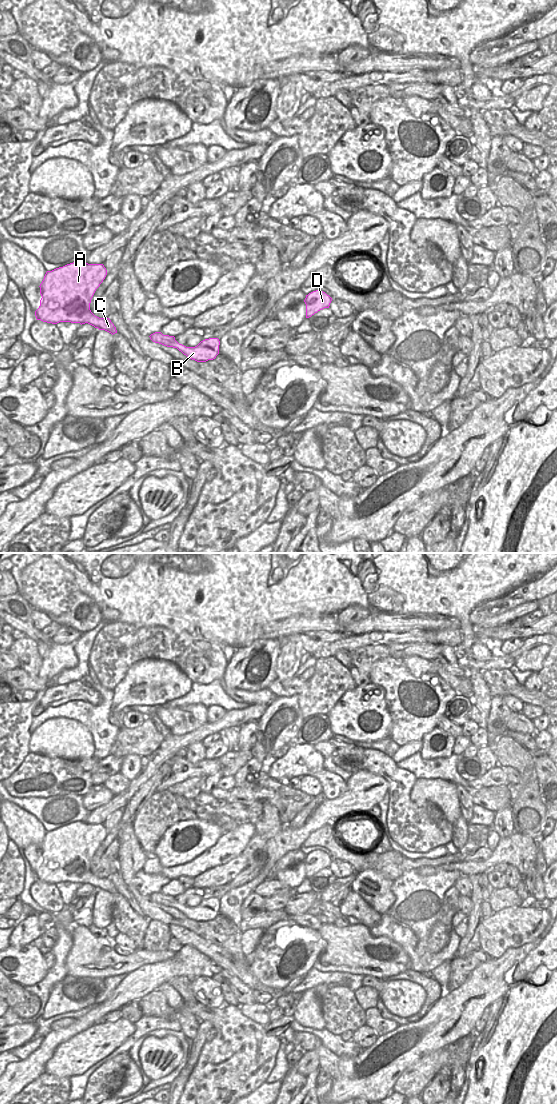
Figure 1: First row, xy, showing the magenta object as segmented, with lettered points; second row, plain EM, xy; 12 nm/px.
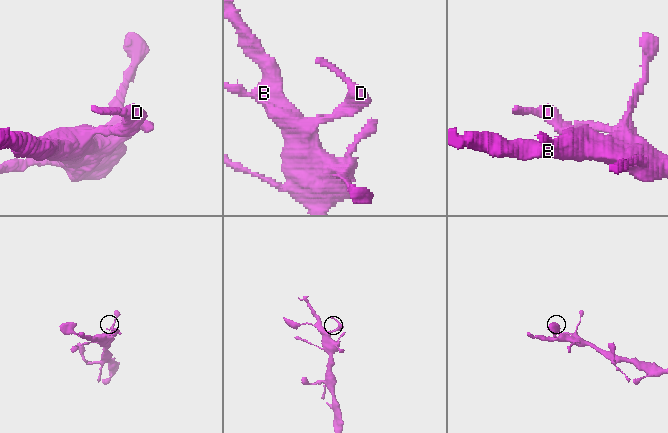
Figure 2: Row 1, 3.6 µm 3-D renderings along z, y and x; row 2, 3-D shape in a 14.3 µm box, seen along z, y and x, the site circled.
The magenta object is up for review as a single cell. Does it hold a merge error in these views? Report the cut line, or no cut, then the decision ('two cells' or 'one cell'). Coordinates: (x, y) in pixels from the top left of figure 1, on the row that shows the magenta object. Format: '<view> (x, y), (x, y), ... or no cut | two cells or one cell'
no cut | one cell

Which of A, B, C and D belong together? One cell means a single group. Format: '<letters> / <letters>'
A B C D

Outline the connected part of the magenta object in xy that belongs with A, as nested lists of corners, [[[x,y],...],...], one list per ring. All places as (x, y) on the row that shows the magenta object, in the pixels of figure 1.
[[[73,262],[47,271],[40,284],[40,306],[35,311],[37,320],[88,323],[112,335],[116,327],[109,318],[99,318],[90,310],[91,299],[107,275],[103,264]]]

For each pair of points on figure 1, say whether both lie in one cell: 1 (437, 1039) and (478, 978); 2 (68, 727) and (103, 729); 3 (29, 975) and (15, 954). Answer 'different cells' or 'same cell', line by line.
1: same cell
2: different cells
3: same cell

